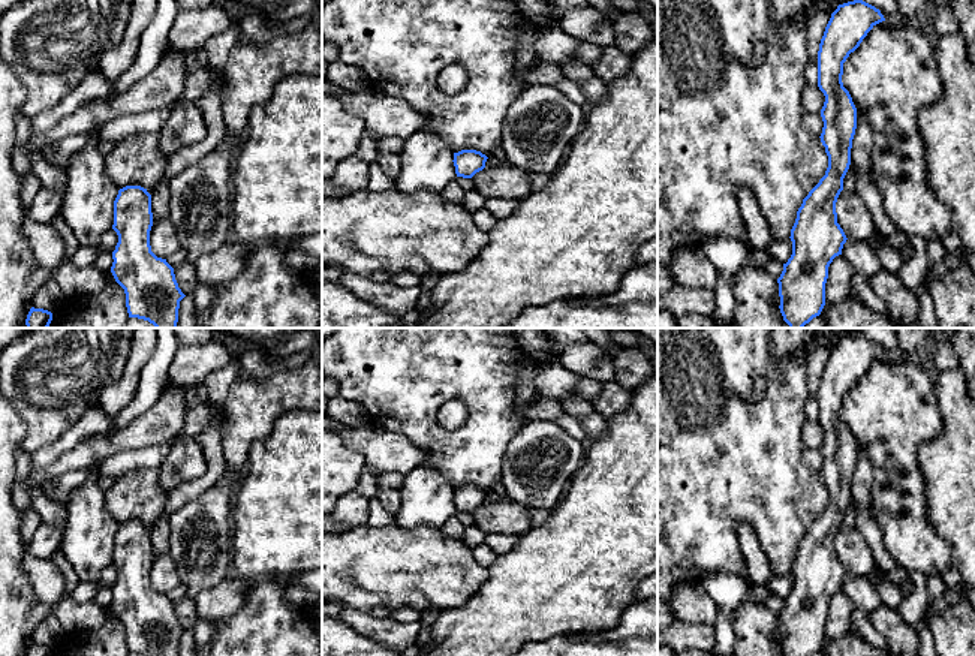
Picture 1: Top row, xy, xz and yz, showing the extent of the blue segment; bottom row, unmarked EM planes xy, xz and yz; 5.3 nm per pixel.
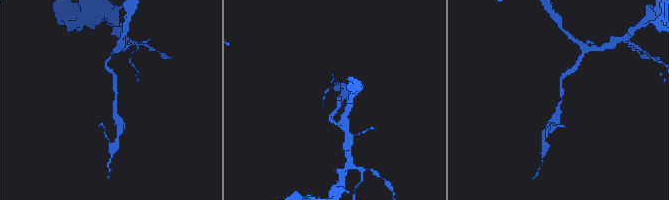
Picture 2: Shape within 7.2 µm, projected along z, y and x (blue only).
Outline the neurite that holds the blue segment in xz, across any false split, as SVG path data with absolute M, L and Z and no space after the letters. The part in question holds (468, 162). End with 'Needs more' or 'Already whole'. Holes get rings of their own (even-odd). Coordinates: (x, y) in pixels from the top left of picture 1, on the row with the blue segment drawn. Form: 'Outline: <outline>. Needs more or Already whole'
Outline: M461 150L454 153L454 166L457 177L472 178L485 168L487 156L476 150Z. Already whole

